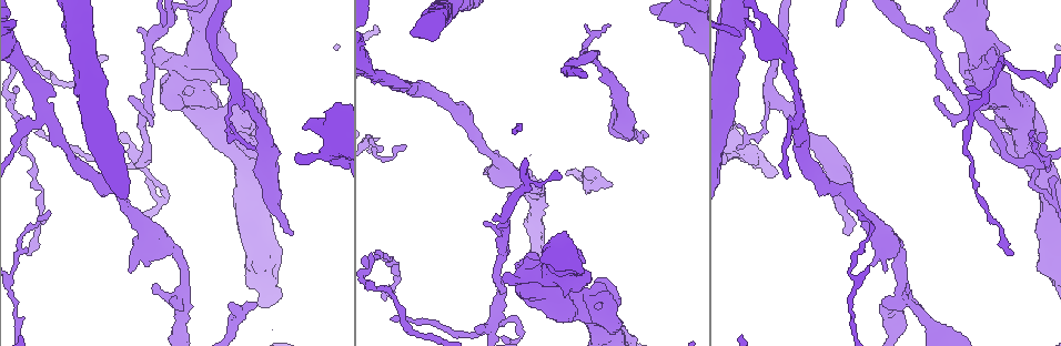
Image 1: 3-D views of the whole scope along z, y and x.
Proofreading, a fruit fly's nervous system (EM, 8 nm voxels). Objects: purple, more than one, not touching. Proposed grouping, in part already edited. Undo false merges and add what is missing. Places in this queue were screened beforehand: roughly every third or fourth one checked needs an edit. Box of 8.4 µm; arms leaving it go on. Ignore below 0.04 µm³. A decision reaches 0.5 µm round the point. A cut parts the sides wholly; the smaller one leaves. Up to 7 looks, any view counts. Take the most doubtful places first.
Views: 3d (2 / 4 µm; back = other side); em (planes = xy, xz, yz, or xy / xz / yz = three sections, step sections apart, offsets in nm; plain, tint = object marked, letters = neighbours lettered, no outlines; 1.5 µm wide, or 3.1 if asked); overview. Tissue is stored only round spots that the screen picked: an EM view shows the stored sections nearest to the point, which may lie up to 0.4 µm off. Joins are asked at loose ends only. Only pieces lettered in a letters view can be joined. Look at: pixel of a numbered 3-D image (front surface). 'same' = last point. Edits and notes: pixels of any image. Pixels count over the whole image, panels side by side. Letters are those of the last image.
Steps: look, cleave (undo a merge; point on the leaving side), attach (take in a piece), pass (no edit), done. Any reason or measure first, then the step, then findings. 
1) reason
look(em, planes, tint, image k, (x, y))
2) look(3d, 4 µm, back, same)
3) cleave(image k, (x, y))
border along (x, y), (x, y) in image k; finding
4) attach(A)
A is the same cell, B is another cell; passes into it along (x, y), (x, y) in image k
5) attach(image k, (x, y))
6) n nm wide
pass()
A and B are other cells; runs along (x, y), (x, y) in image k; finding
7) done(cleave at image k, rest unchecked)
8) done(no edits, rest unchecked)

branch stops here
look(em, planes, letters, image 1, (849, 233))

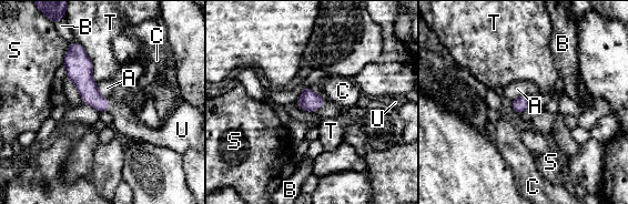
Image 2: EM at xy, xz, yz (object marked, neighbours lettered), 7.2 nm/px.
attach(U)
U is the same cell, A, B, C, S and T are other cells; passes into it along (309, 101), (321, 105), (330, 109) in image 2; the cell continues

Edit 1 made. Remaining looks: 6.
sudden change in width
look(em, planes, letters, image 1, (801, 118))

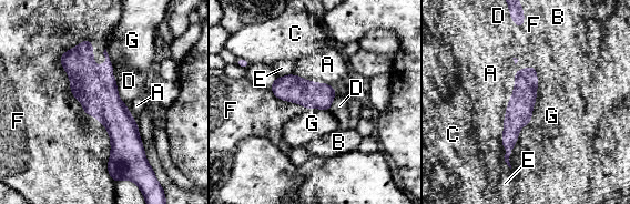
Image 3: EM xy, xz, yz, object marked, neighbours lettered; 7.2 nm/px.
pass()
A, B, C, D, E, F and G are other cells; runs along (85, 42), (85, 79), (119, 122), (113, 165) in image 3; all the same cell

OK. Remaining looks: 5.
done(attach at image 2, rest unchecked)

